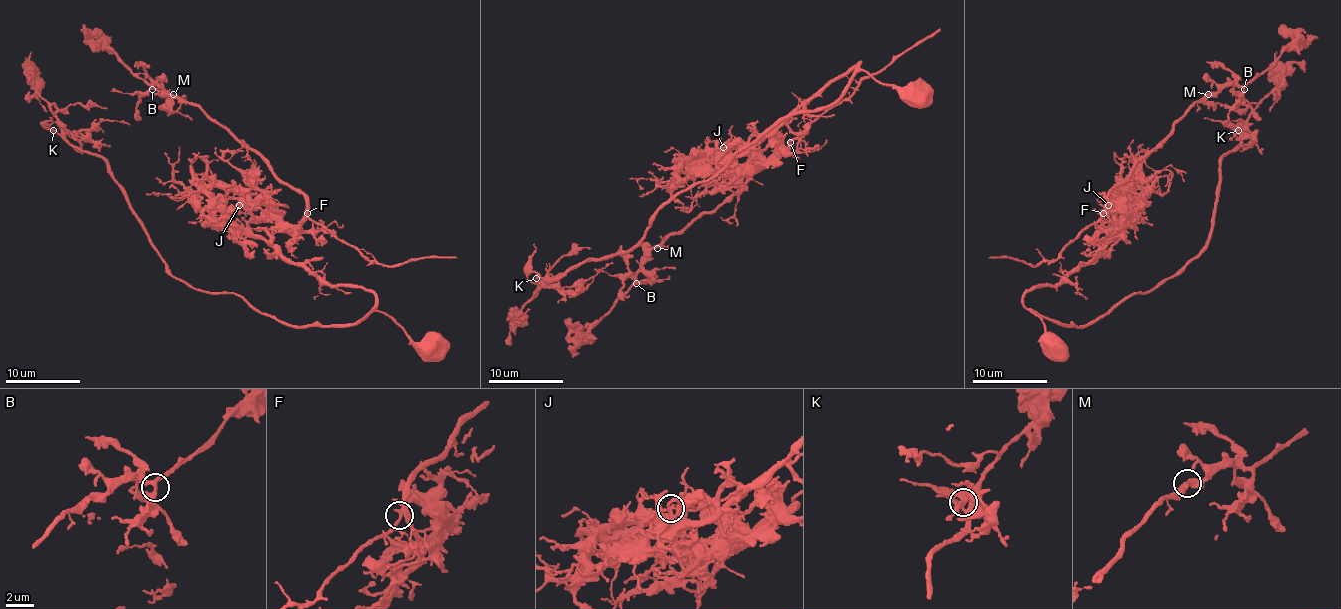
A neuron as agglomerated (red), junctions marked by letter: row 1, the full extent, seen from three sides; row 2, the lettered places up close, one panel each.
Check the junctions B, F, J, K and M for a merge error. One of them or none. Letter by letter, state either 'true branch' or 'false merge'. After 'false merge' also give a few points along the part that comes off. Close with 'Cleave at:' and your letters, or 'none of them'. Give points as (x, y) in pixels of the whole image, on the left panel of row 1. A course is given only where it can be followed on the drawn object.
B: true branch
F: true branch
J: false merge; course (239, 205), (267, 203), (292, 224), (301, 220), (307, 200), (196, 106), (158, 85), (147, 85), (85, 25)
K: true branch
M: true branch
Cleave at: J

